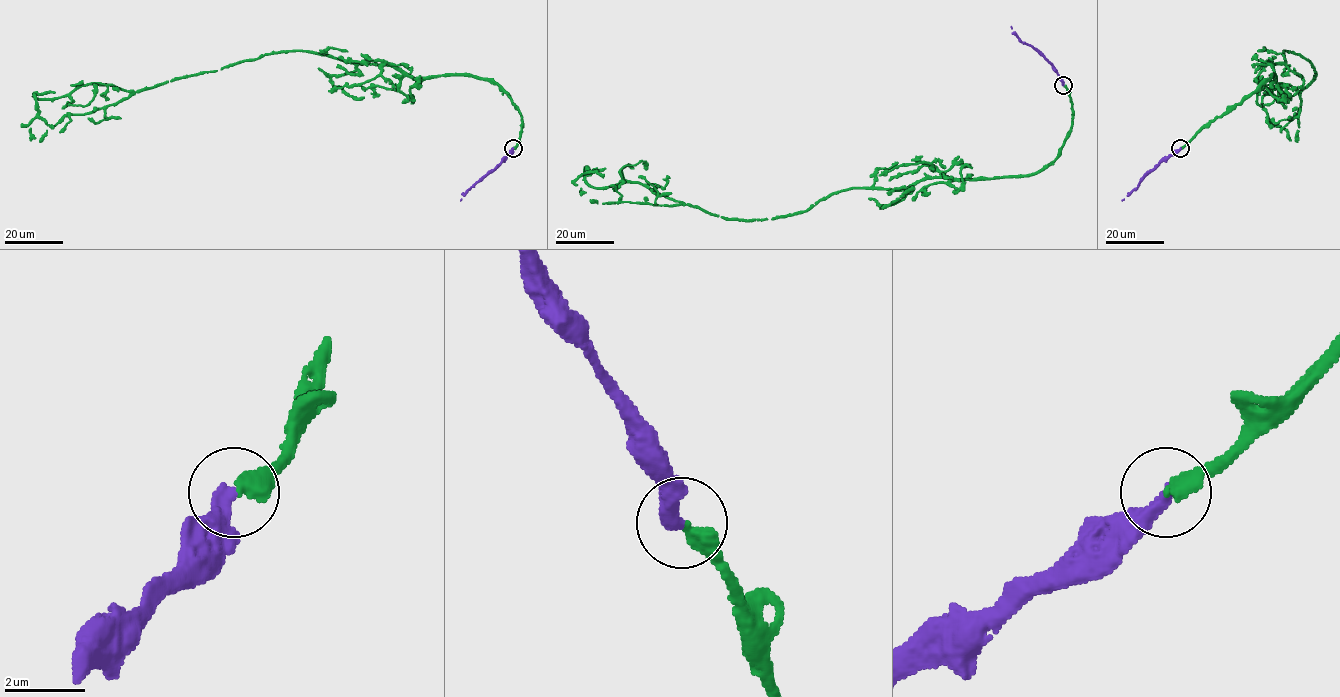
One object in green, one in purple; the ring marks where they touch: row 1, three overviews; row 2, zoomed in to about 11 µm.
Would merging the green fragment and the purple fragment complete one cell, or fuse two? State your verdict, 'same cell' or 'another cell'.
another cell

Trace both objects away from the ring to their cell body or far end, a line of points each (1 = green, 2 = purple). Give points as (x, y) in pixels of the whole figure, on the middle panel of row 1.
1: (1063, 84), (1069, 137), (1026, 175), (849, 188), (771, 219), (637, 182), (592, 187), (587, 167), (580, 195)
2: (1063, 84), (1056, 70), (1031, 46), (1023, 43), (1011, 26)

